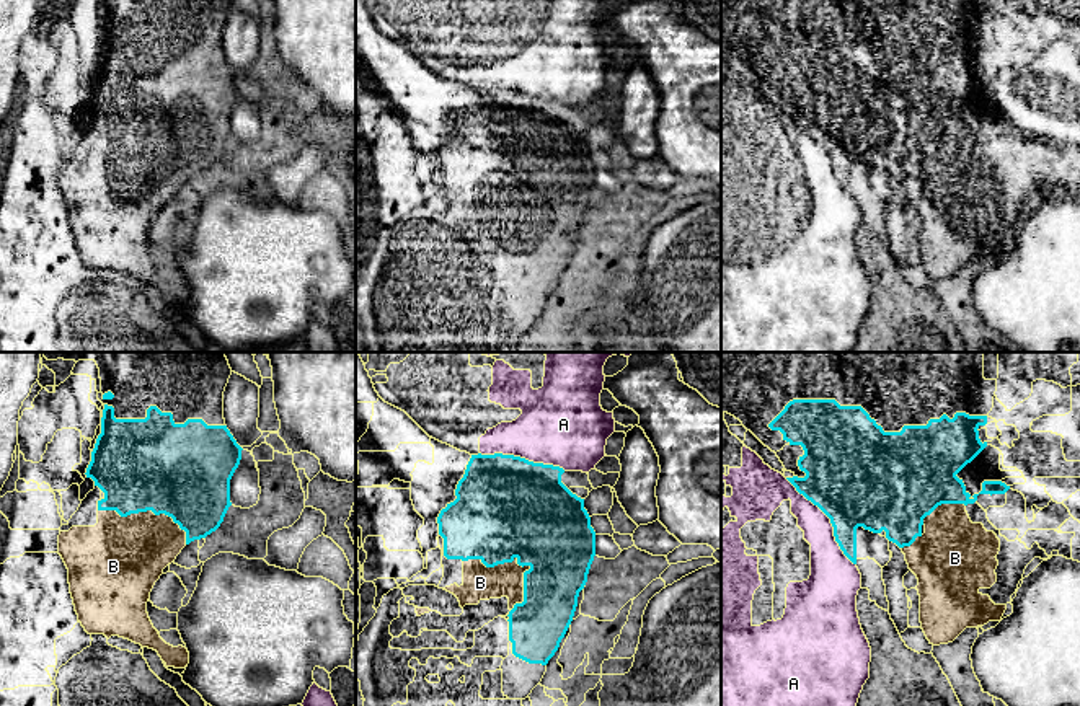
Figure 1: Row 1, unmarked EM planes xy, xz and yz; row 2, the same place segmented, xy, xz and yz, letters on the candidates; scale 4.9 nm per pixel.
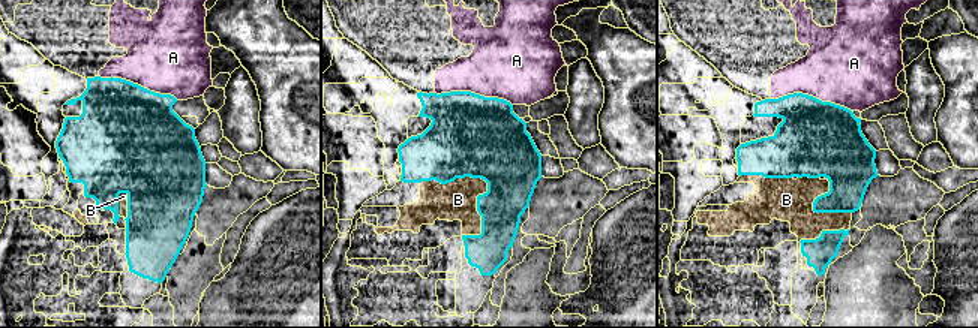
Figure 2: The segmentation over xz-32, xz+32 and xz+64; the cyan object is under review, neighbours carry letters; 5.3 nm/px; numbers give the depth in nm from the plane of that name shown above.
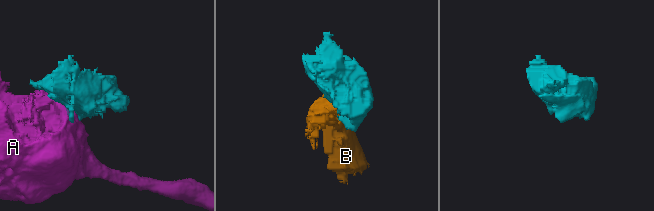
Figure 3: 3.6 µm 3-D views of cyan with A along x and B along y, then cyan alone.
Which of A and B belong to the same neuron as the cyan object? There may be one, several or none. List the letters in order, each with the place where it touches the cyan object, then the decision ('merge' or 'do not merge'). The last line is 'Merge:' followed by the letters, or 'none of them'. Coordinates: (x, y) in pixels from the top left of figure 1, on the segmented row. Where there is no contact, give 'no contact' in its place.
A: yz (831, 520) | do not merge
B: xz (513, 560) | merge
Merge: B

